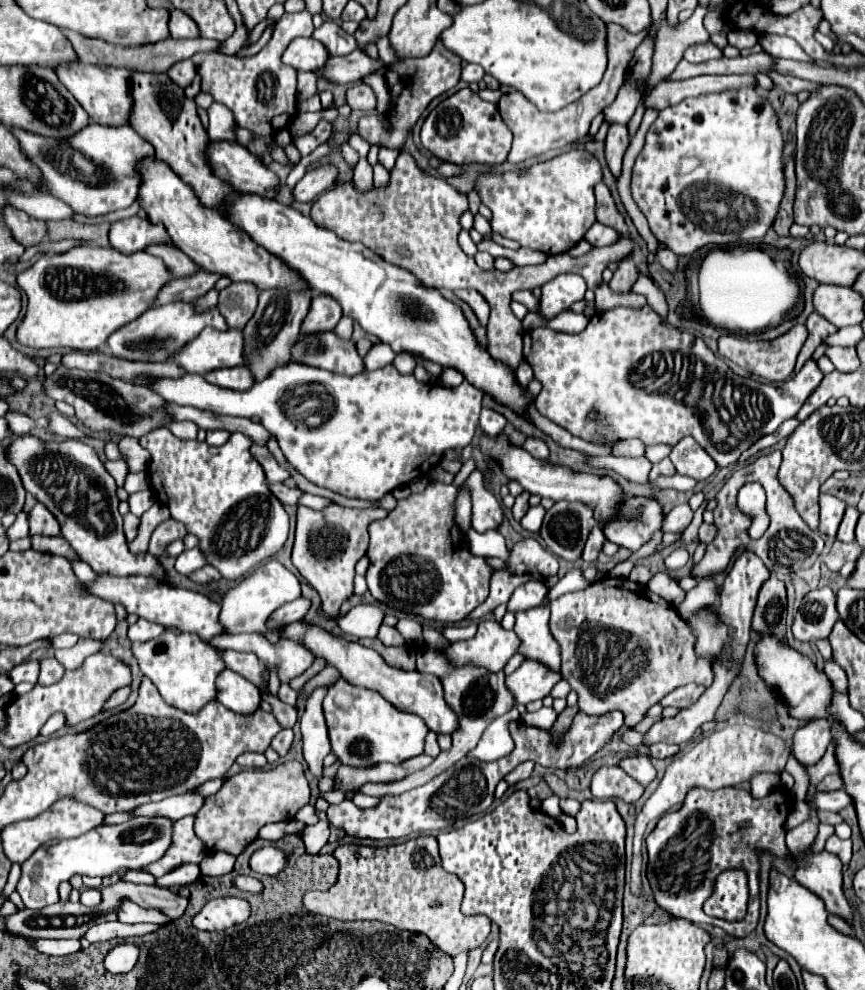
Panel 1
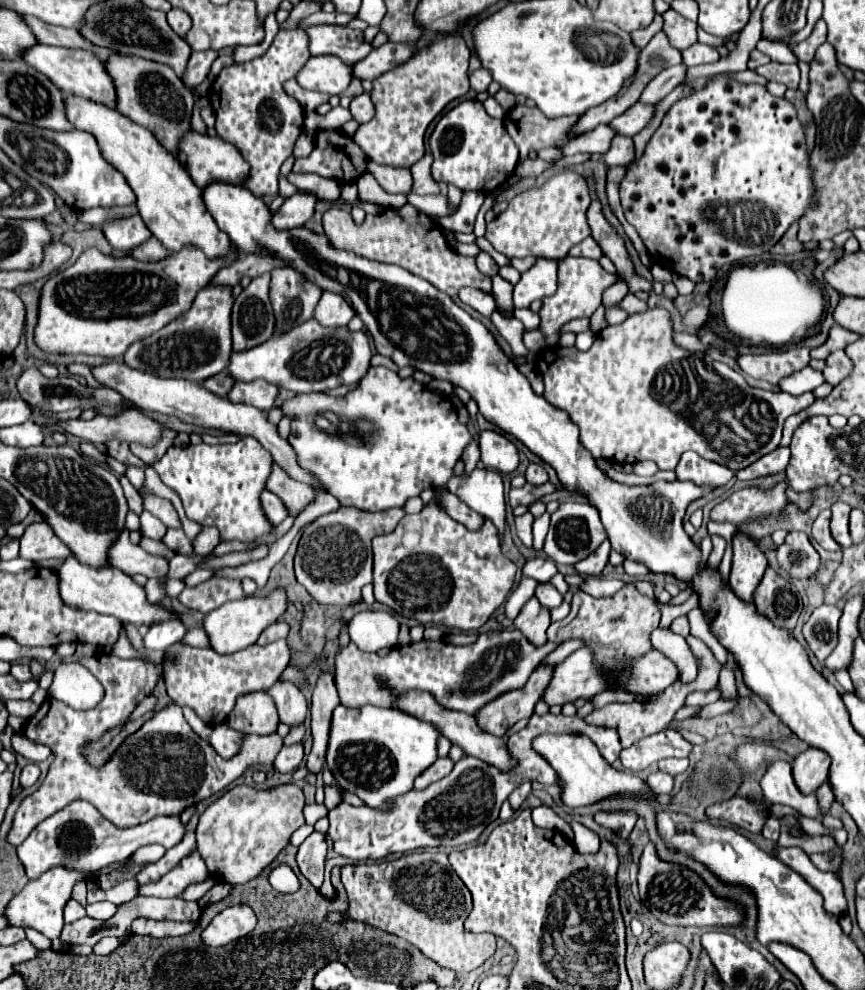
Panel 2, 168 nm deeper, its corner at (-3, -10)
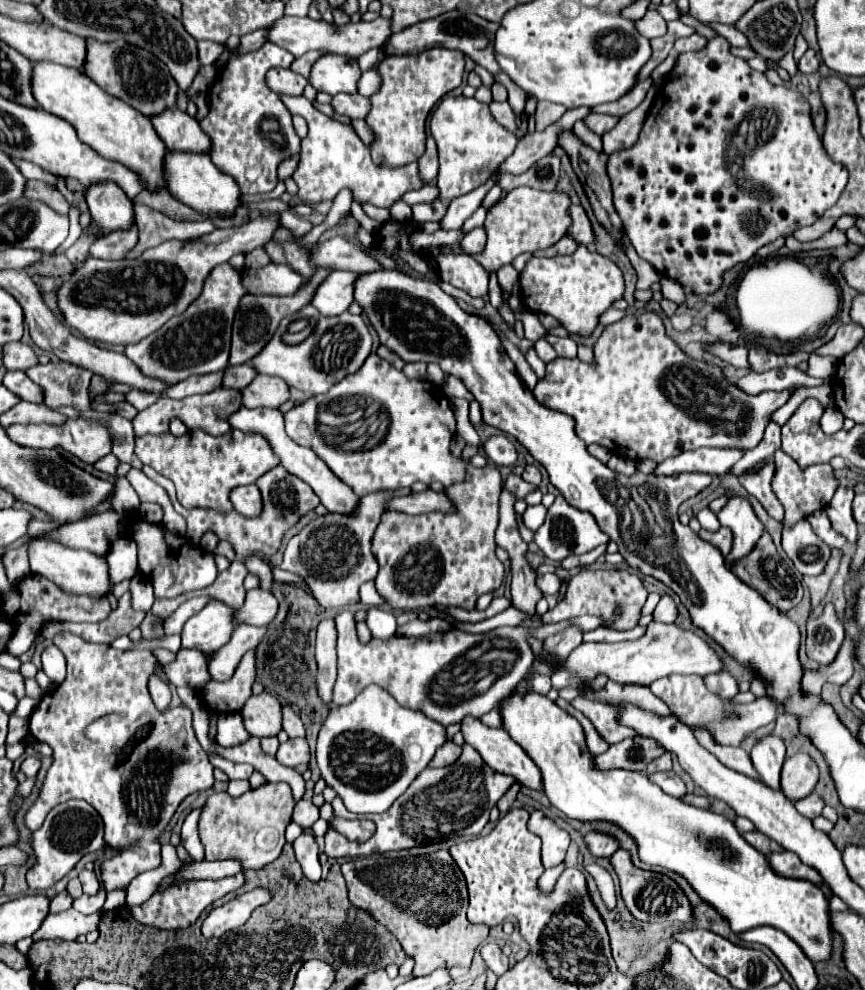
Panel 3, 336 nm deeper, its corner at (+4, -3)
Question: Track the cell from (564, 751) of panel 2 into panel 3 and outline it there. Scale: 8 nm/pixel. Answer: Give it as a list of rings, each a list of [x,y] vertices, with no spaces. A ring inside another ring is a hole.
[[[527,692],[525,696],[509,696],[501,702],[501,716],[503,716],[503,728],[541,768],[543,792],[547,794],[551,804],[559,808],[563,814],[583,822],[607,820],[621,826],[637,840],[639,856],[645,864],[663,866],[667,870],[675,870],[683,874],[689,880],[689,884],[697,890],[697,894],[705,902],[715,906],[715,910],[729,920],[733,932],[741,934],[757,926],[773,926],[785,932],[791,940],[795,940],[811,962],[829,960],[833,952],[833,928],[831,928],[827,896],[821,892],[817,884],[809,880],[779,876],[771,868],[767,856],[757,852],[753,846],[749,846],[729,818],[715,814],[711,810],[685,804],[679,798],[665,794],[661,788],[657,788],[657,784],[649,782],[645,772],[599,770],[595,766],[595,756],[587,750],[585,732],[581,724],[573,716],[563,712],[547,696],[539,696],[535,692]]]

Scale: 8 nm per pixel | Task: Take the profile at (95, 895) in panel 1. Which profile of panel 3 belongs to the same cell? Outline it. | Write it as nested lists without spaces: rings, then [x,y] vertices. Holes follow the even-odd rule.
[[[101,888],[101,892],[95,894],[95,896],[85,896],[83,894],[81,898],[77,898],[73,902],[73,908],[79,910],[81,914],[95,914],[95,912],[101,912],[103,904],[105,904],[105,890]]]

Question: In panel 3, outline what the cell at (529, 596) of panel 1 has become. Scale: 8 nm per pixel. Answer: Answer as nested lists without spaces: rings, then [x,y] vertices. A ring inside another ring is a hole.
[[[543,574],[543,576],[537,578],[537,588],[539,588],[545,596],[549,596],[549,594],[559,592],[561,580],[559,580],[555,574]]]

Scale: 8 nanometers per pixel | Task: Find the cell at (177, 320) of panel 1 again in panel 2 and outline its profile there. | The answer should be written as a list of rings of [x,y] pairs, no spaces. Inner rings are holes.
[[[208,285],[202,289],[192,309],[174,319],[168,327],[156,331],[140,343],[134,343],[124,361],[140,371],[152,373],[156,377],[172,377],[172,379],[188,379],[194,383],[202,383],[212,375],[226,371],[228,355],[232,353],[232,337],[230,337],[230,313],[232,313],[232,287],[228,285]]]

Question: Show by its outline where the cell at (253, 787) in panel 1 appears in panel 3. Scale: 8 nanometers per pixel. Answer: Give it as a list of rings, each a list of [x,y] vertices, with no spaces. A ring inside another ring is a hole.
[[[269,782],[237,798],[227,792],[211,794],[201,808],[199,838],[205,846],[205,860],[237,860],[243,870],[259,870],[273,862],[285,844],[285,828],[291,822],[293,794],[285,782]]]

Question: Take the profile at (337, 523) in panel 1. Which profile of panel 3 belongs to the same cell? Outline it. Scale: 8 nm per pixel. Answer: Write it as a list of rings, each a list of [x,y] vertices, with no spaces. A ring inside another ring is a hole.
[[[401,488],[395,491],[381,491],[369,496],[363,496],[355,510],[351,514],[335,514],[329,512],[325,516],[317,516],[313,522],[309,522],[299,534],[295,534],[283,554],[283,562],[281,568],[289,570],[293,574],[299,574],[305,584],[311,588],[311,594],[315,596],[315,600],[323,606],[323,608],[339,608],[339,606],[353,606],[359,602],[359,586],[367,580],[375,580],[377,576],[377,560],[371,552],[371,538],[373,532],[381,520],[381,516],[387,512],[387,504],[389,500],[393,500],[395,496],[409,496],[411,488]]]

